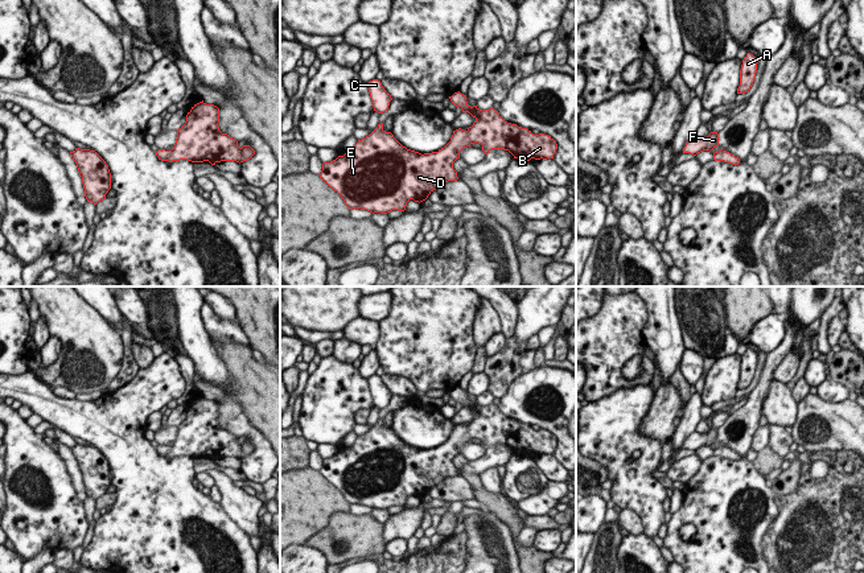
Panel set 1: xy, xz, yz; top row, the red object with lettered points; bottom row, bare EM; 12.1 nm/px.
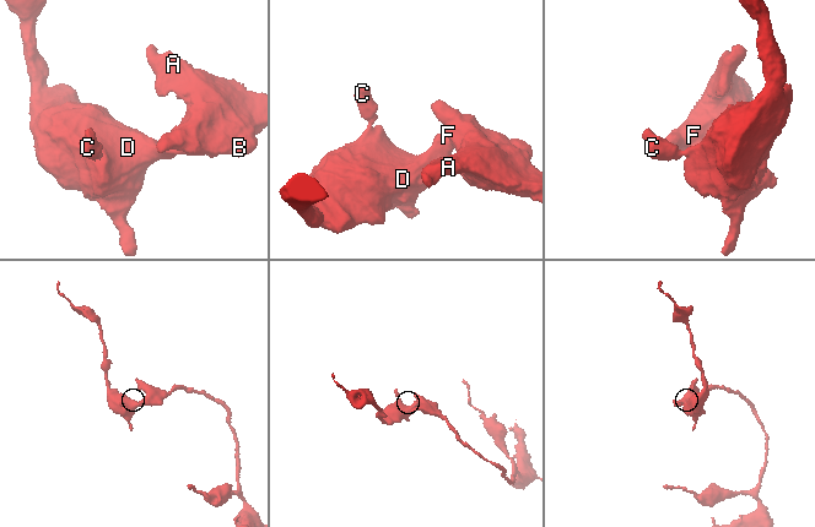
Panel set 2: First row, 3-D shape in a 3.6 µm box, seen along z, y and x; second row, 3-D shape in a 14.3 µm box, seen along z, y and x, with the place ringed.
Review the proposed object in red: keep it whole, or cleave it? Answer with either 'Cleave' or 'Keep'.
Keep

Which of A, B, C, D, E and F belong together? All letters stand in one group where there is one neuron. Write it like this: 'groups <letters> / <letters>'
groups A B C D E F

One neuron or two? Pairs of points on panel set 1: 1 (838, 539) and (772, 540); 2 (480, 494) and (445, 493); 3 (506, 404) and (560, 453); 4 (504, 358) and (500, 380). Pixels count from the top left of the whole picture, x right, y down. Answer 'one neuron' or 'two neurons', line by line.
1: one neuron
2: two neurons
3: one neuron
4: one neuron

